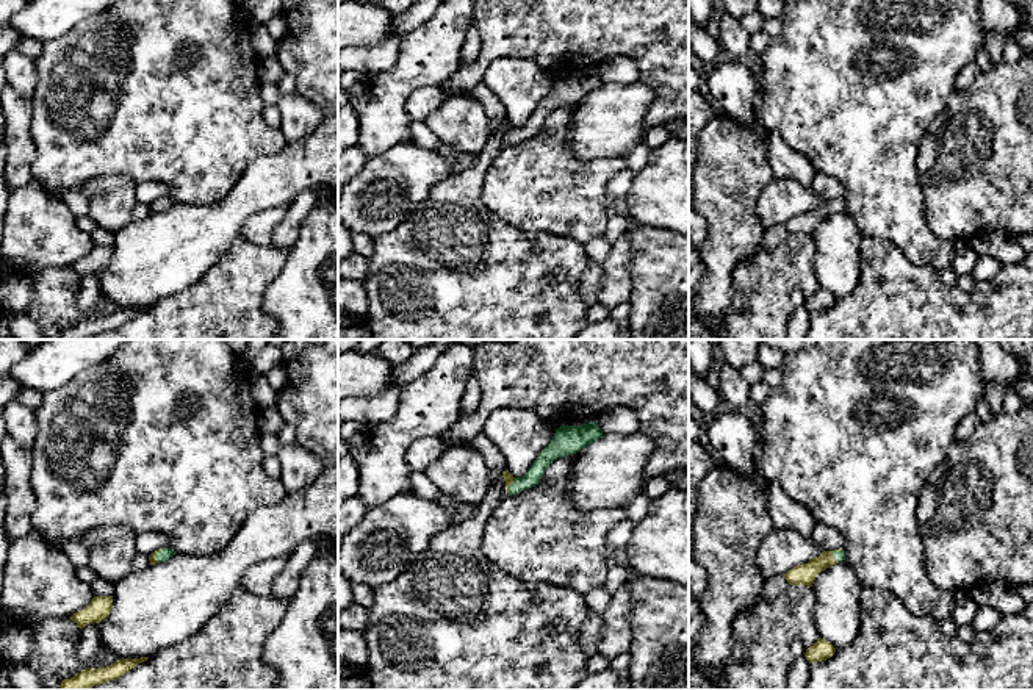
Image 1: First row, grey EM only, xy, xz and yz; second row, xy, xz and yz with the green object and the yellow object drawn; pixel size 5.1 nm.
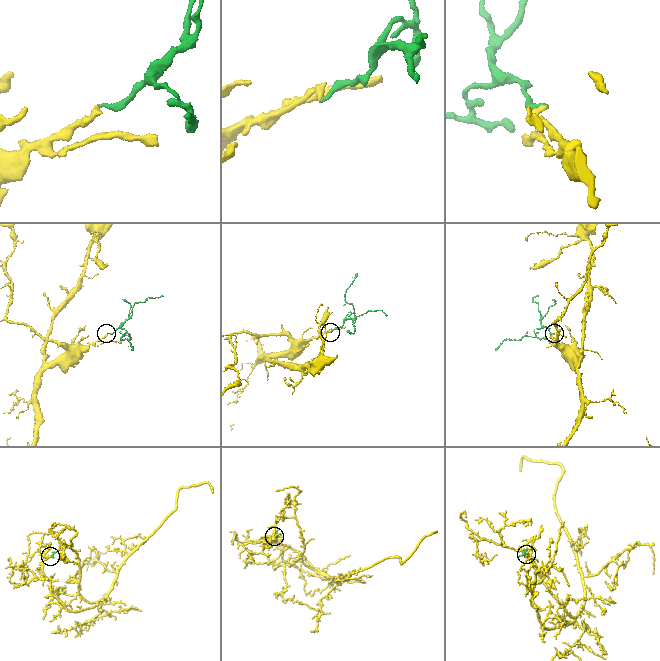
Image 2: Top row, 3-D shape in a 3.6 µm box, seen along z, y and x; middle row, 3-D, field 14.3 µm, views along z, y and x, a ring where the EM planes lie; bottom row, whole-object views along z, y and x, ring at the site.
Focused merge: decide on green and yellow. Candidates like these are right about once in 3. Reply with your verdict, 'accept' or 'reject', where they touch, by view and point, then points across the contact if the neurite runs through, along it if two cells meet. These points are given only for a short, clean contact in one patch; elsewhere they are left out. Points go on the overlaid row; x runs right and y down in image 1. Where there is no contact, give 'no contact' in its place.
accept | yz (833, 553) | across yz (839, 556), (833, 553), (802, 574)

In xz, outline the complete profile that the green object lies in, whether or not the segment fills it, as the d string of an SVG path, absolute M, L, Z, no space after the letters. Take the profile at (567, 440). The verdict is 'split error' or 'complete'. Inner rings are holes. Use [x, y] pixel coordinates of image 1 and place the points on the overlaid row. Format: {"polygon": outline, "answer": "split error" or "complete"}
{"polygon": "M596 422L581 426L560 426L551 443L537 455L531 468L523 477L513 477L509 469L502 473L506 491L509 496L535 487L543 477L546 468L557 458L574 455L587 444L603 437L603 430Z", "answer": "split error"}

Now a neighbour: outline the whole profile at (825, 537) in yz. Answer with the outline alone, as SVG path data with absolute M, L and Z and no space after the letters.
M817 523L811 540L823 551L844 549L845 538L844 535L831 526Z

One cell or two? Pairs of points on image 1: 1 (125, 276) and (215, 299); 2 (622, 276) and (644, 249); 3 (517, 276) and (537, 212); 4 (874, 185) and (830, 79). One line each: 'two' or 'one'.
1: two
2: two
3: two
4: one

